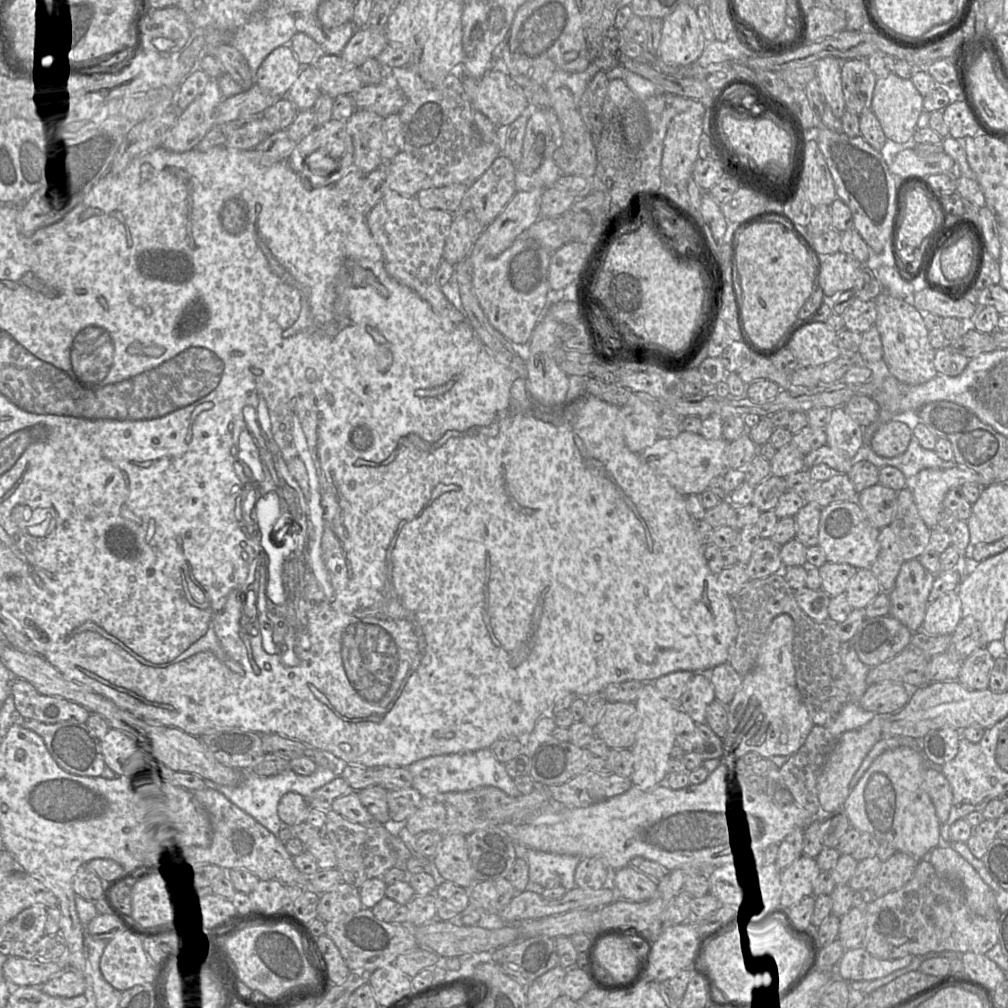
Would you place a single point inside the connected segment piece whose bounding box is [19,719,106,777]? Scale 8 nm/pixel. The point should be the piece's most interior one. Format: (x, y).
(74, 748)

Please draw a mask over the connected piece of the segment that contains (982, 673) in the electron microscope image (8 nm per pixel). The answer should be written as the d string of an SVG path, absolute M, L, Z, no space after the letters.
M983 647L962 660L957 680L971 690L984 690L989 686L990 674L995 659Z

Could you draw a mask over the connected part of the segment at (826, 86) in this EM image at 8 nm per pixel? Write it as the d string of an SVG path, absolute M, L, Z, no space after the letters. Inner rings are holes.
M826 57L819 60L815 66L816 81L824 95L825 103L833 115L841 119L847 111L841 82L842 62L833 57Z

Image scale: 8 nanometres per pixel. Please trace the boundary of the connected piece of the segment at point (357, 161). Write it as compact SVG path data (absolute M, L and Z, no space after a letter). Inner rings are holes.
M357 109L347 120L353 139L353 168L367 175L383 162L381 157L382 126L384 118L374 112Z

